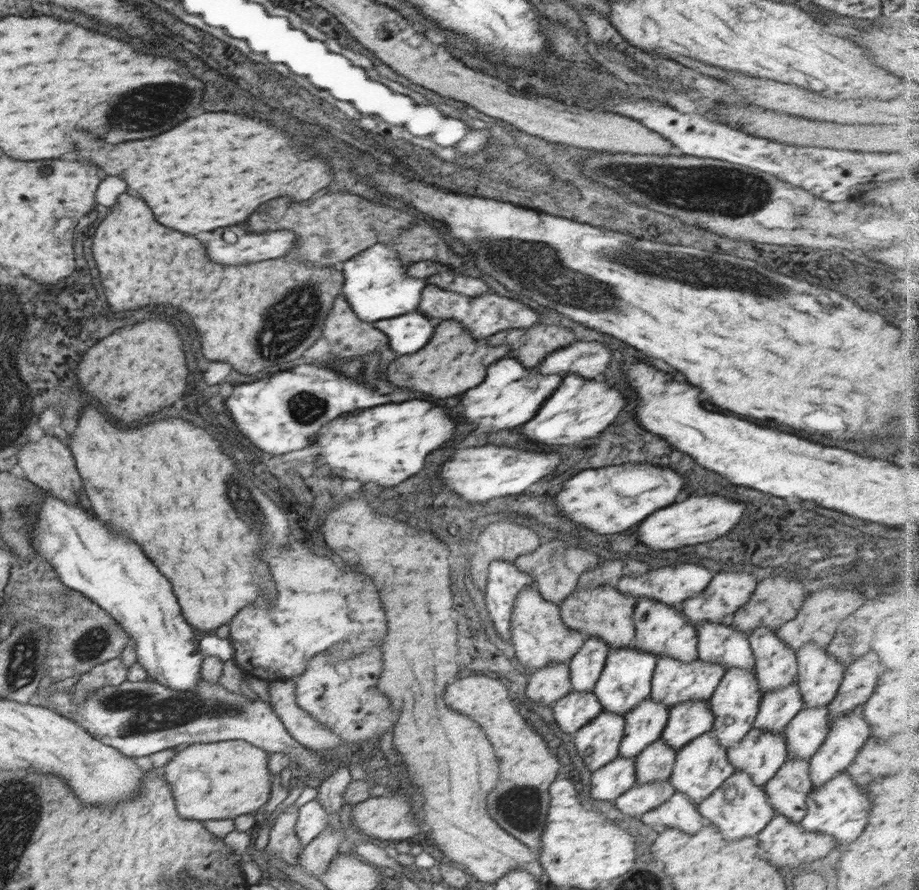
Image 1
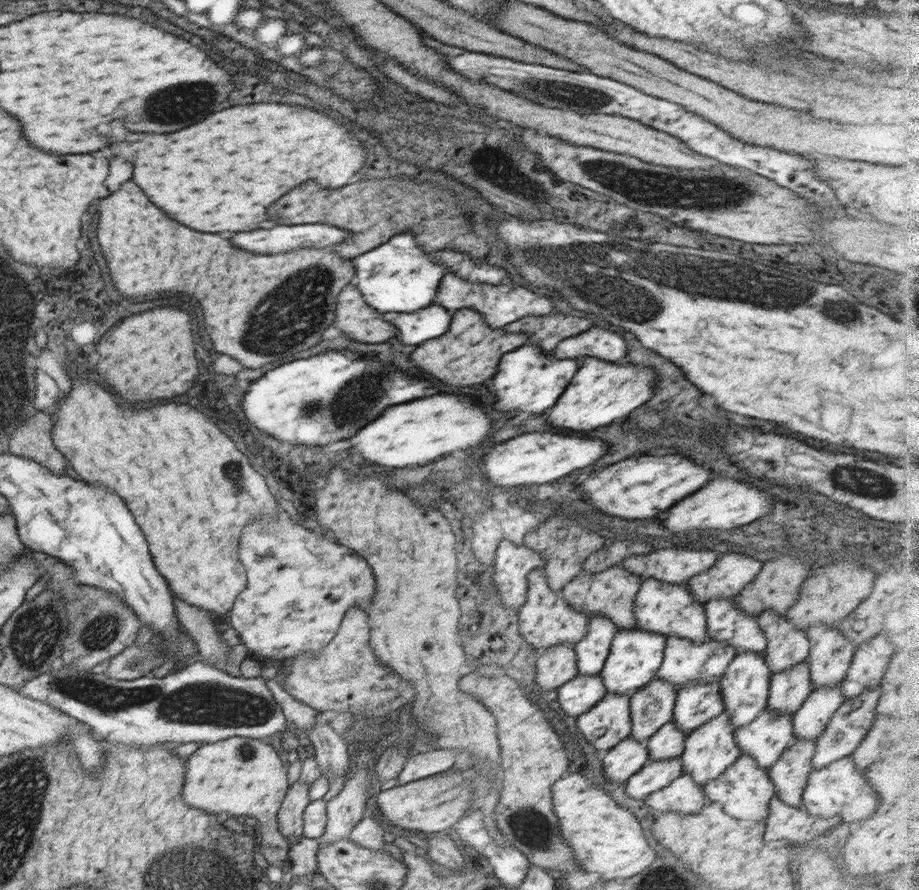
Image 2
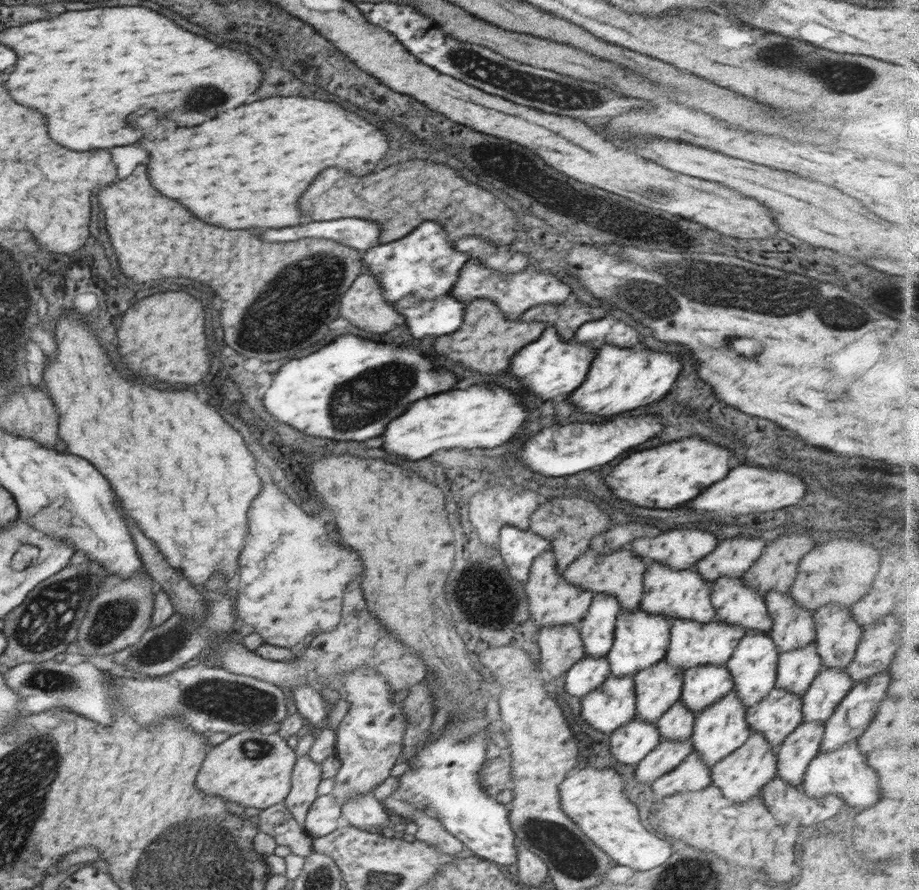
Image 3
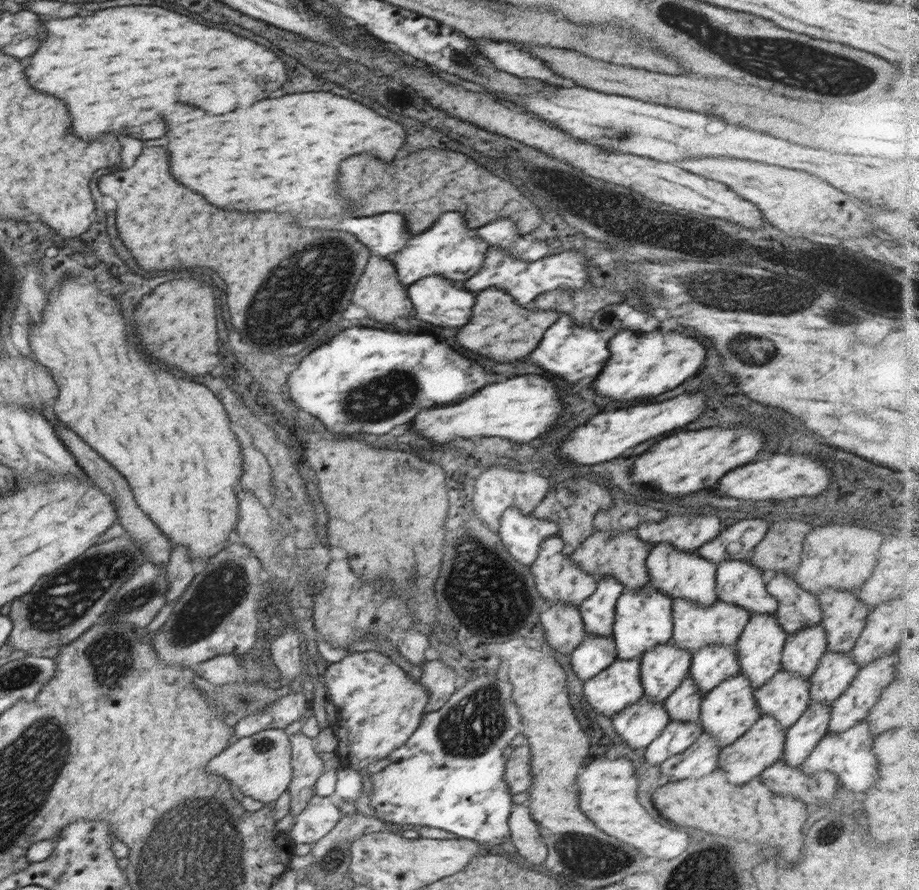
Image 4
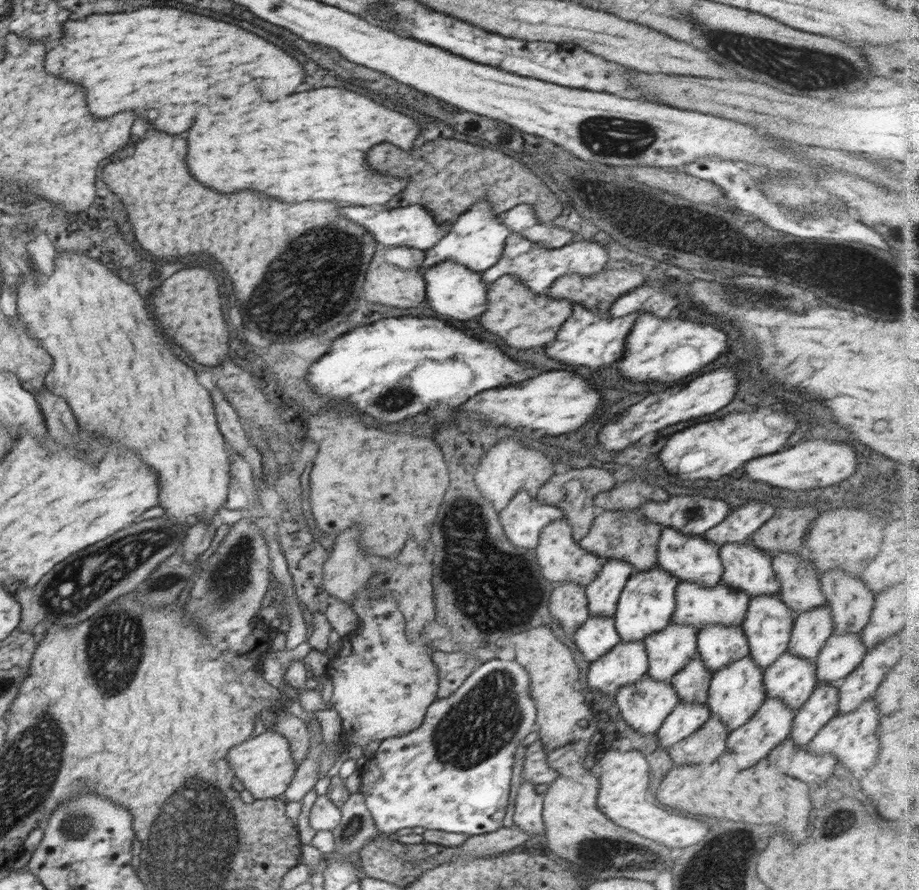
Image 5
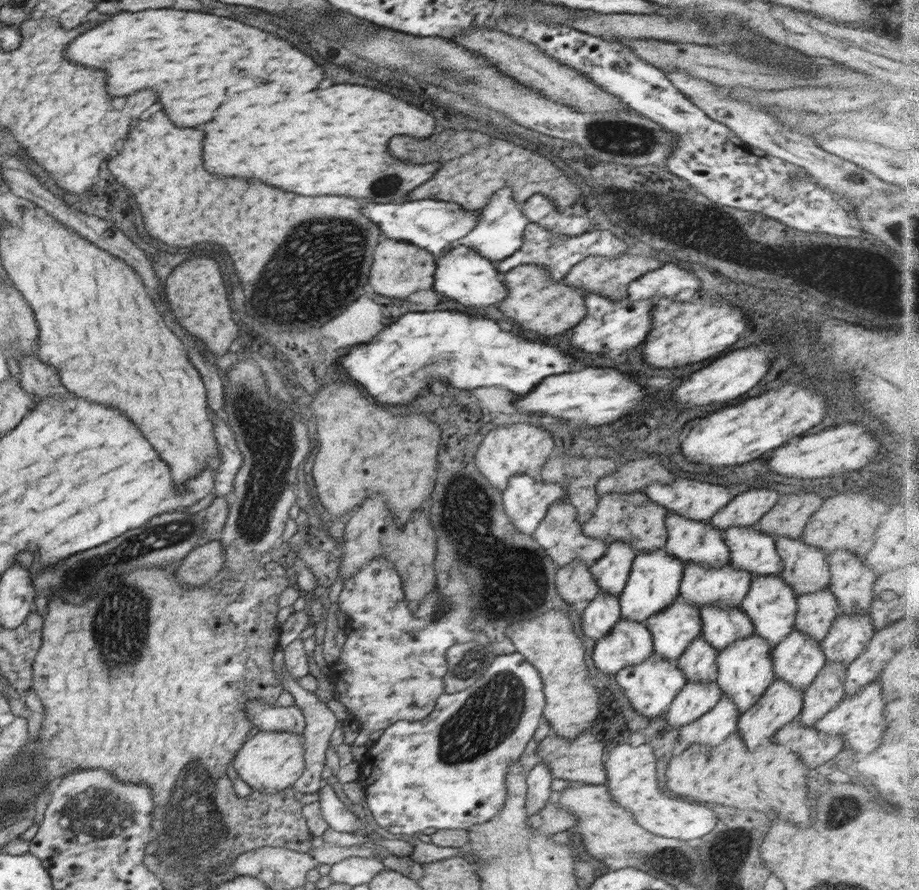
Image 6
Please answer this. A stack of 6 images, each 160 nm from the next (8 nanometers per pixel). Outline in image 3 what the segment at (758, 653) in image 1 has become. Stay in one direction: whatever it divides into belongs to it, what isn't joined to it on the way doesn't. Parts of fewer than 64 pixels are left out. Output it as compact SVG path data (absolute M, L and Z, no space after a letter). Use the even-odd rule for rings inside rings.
M770 591L765 602L772 620L768 635L774 641L778 653L806 647L815 640L814 613L802 609L791 594Z

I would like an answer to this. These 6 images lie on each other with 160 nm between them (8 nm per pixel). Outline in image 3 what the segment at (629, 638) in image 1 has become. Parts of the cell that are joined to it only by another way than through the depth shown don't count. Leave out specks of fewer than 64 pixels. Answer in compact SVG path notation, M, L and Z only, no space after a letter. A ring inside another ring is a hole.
M625 546L610 554L596 555L595 558L592 558L592 554L581 554L562 574L568 583L582 591L591 591L594 595L612 595L620 603L620 610L634 611L641 605L644 593L643 579L647 567L647 562L636 556L629 546Z

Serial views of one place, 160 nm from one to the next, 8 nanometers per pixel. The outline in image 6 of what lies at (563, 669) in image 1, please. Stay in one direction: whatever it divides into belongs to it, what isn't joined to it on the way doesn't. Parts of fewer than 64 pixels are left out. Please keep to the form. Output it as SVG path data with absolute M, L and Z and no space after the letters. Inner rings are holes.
M579 559L558 568L556 589L564 602L578 612L584 611L600 593L589 567Z

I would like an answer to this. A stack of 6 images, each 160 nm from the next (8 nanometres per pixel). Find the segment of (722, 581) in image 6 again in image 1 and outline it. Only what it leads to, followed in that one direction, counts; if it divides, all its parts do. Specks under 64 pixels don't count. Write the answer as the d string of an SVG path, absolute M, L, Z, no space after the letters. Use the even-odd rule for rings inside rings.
M658 657L651 680L649 696L654 702L661 702L669 709L675 704L687 700L709 700L725 672L726 668L718 663L704 662L697 659L694 663L686 664L672 657Z

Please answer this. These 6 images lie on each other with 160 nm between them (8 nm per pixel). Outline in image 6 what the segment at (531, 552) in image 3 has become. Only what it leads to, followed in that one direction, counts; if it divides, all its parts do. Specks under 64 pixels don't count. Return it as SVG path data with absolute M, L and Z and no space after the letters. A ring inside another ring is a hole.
M515 474L509 478L507 487L503 490L503 511L506 512L507 522L517 530L527 535L532 535L546 516L552 504L559 500L565 500L567 496L566 486L553 482L536 482L527 474Z

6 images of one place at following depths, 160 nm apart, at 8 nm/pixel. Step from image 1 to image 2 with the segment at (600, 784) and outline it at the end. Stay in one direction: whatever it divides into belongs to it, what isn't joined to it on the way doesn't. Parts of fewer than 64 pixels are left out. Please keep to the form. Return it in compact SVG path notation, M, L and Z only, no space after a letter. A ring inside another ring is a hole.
M628 736L604 755L603 774L611 782L626 782L648 760L647 740L634 740Z

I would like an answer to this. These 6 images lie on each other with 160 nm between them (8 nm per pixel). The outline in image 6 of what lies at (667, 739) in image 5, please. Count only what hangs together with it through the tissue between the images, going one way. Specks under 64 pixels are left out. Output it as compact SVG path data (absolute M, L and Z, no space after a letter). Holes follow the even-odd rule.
M687 682L676 695L665 713L668 725L682 729L690 725L709 710L712 710L721 699L722 692L714 682Z

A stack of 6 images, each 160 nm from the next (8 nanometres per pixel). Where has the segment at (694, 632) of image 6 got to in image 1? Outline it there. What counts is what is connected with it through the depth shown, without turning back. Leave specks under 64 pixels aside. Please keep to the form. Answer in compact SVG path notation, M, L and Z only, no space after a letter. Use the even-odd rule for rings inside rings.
M645 698L625 714L624 734L619 756L633 758L662 736L669 717L669 708L661 702Z

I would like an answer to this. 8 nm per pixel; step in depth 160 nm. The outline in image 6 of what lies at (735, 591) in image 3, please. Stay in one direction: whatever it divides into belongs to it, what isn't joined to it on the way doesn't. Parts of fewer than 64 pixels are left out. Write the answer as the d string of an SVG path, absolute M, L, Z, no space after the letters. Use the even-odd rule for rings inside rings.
M733 526L725 530L724 539L730 552L729 562L736 568L751 572L754 577L781 572L783 562L776 550L776 538L771 534L761 532L755 526Z

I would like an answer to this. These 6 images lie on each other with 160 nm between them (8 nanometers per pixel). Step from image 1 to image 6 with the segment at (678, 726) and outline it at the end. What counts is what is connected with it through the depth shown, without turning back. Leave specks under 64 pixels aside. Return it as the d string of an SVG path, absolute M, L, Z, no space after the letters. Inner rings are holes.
M705 605L700 610L701 637L716 651L724 651L737 640L753 634L750 617L738 607Z

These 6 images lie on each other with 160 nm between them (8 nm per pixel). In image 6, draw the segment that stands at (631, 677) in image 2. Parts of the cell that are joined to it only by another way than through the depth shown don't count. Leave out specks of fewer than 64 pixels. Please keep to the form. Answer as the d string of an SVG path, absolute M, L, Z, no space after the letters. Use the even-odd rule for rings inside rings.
M665 547L638 552L633 560L626 587L620 597L621 618L645 624L650 616L668 609L679 596L684 567L684 562L670 556Z

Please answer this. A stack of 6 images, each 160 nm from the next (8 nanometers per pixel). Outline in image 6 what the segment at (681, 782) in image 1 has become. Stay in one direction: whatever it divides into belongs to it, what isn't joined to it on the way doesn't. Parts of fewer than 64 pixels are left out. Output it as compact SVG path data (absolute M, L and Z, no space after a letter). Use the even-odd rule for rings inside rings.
M757 634L737 640L730 647L720 651L716 658L717 685L723 694L727 694L739 710L739 714L752 708L760 699L770 683L775 680L773 671L774 647Z

